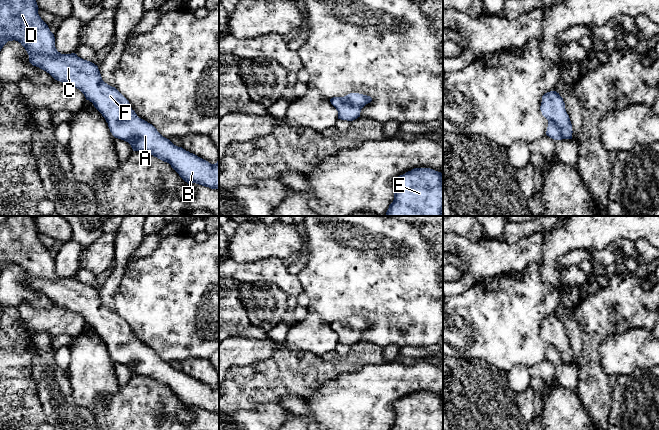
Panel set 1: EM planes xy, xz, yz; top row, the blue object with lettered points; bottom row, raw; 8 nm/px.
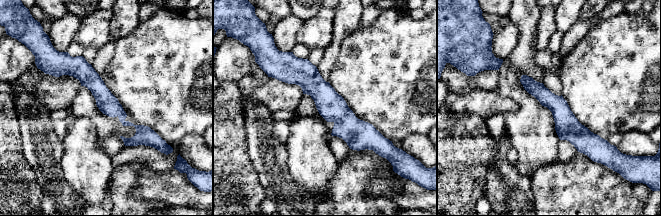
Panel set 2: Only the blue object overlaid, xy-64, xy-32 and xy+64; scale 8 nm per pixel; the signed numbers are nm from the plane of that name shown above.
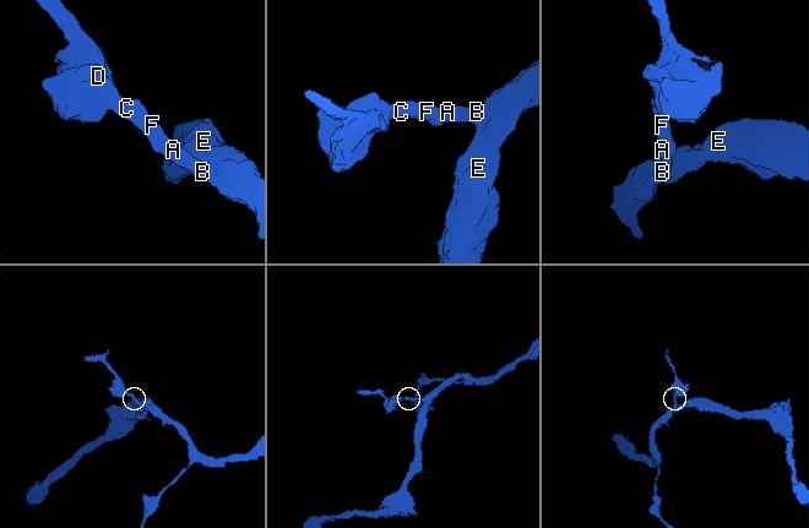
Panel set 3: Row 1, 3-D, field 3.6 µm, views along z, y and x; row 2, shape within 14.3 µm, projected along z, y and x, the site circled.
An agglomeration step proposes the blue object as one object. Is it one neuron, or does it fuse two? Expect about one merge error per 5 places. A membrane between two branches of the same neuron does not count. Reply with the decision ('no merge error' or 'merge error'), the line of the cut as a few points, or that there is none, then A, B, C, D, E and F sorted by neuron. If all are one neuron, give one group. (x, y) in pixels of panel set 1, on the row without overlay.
no merge error | no cut | A B C D E F

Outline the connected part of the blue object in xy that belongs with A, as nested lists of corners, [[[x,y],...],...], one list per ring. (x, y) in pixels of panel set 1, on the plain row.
[[[7,216],[0,223],[0,275],[8,265],[18,265],[27,275],[29,286],[49,297],[55,304],[79,313],[86,324],[102,338],[115,362],[128,366],[133,375],[146,376],[167,386],[188,408],[196,407],[219,413],[219,384],[215,388],[174,369],[147,345],[139,342],[129,325],[115,312],[102,304],[98,290],[75,277],[61,278],[55,271],[55,261],[38,238],[33,216]]]

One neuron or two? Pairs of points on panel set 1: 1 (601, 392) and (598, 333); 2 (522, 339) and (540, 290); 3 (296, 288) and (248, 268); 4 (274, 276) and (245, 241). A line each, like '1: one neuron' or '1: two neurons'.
1: one neuron
2: one neuron
3: one neuron
4: two neurons

